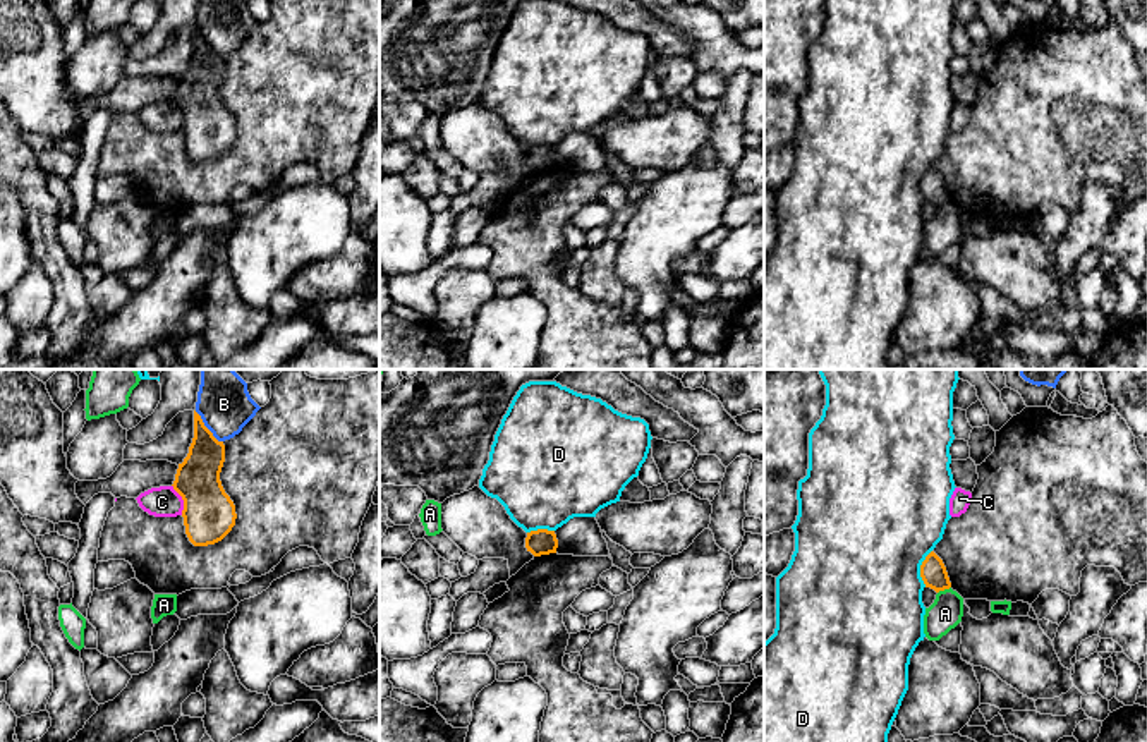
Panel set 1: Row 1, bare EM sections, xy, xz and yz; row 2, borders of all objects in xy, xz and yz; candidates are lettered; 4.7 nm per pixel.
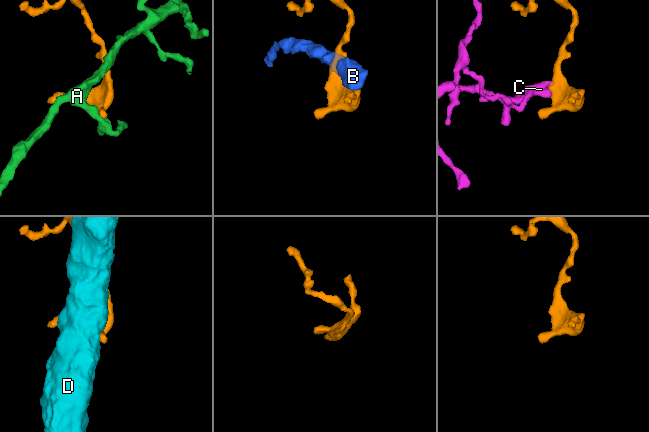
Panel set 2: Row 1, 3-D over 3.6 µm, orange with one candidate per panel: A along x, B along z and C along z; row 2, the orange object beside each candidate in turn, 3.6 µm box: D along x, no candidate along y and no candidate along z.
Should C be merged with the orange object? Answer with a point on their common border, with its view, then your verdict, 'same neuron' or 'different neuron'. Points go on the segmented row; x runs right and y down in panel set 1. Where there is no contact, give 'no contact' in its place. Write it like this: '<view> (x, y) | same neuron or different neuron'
xy (182, 498) | different neuron

